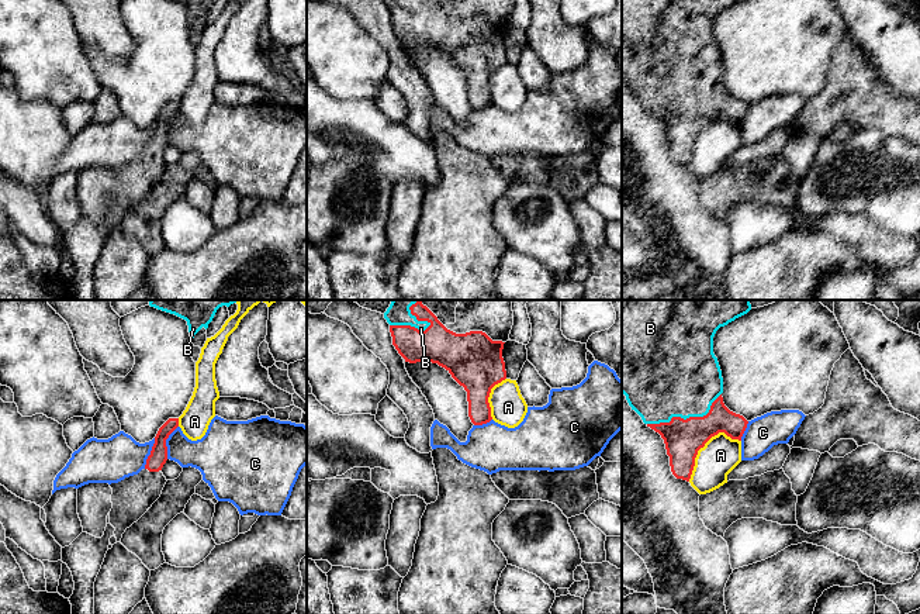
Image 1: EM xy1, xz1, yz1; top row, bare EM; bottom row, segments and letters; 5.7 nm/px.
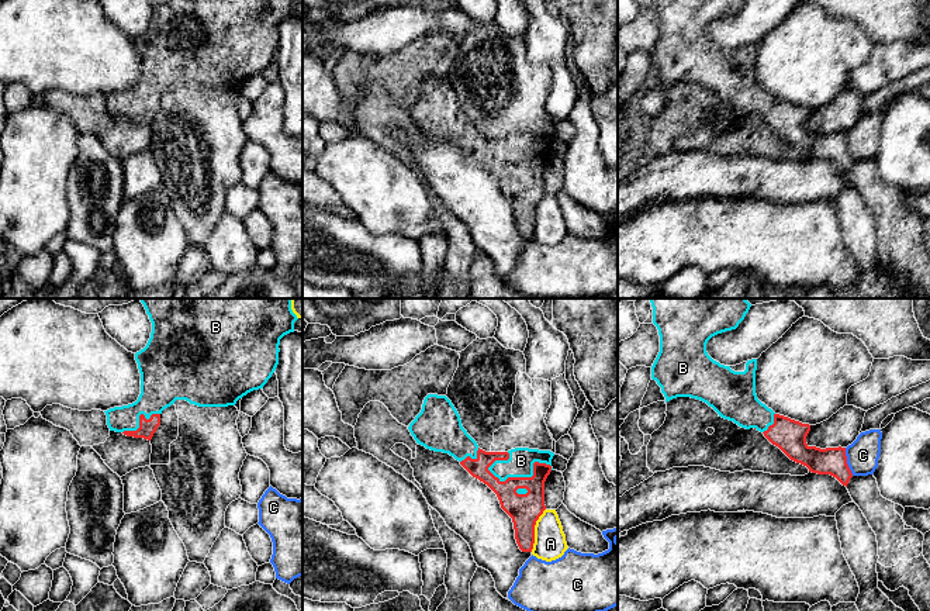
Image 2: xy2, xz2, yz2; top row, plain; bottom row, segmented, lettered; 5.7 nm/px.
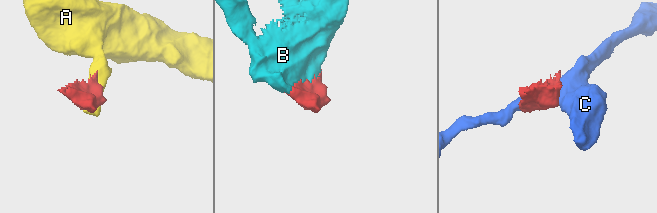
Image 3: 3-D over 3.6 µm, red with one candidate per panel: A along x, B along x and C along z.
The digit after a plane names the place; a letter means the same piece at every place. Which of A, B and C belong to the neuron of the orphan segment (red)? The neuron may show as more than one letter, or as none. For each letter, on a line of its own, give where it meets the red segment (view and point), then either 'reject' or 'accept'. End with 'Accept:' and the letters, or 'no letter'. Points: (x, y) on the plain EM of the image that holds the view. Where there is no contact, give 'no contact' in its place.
A: yz1 (704, 130) | reject
B: xz2 (524, 162) | accept
C: xy1 (165, 127) | reject
Accept: B

